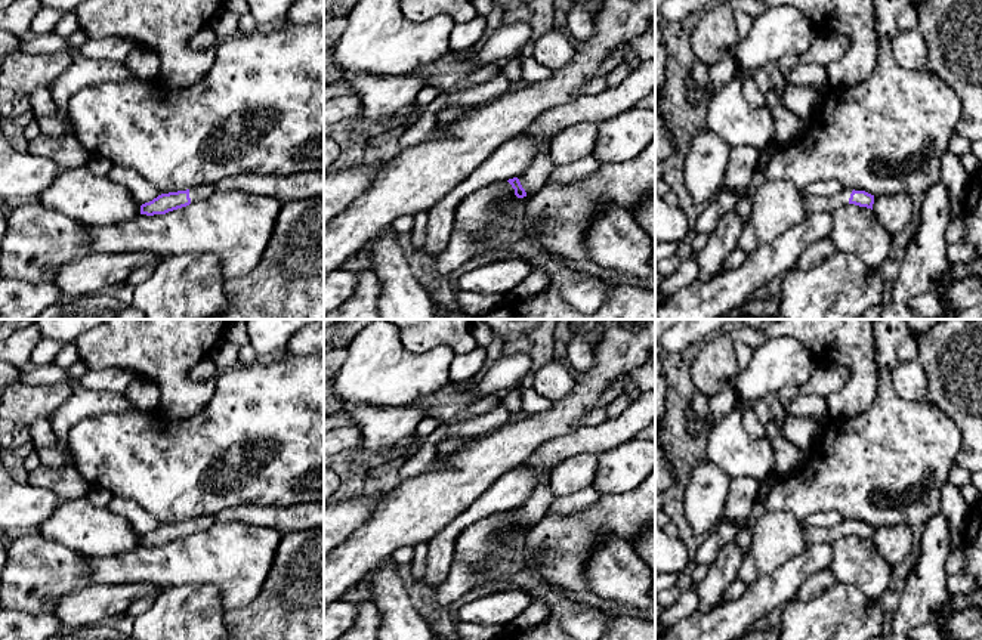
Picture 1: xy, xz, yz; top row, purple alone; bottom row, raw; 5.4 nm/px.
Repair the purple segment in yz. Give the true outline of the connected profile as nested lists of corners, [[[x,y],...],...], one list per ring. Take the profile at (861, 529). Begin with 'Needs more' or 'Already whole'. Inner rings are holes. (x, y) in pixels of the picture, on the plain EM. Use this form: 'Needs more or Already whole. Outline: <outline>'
Needs more. Outline: [[[843,519],[839,525],[830,528],[805,526],[805,538],[807,542],[833,544],[846,535],[855,535],[873,541],[874,526],[847,519]]]

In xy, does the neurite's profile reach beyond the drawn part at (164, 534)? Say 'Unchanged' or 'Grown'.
Grown

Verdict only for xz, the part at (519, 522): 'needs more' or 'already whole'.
needs more

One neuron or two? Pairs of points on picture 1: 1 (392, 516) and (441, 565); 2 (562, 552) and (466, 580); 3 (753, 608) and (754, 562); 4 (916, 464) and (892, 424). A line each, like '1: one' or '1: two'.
1: two
2: two
3: two
4: one

